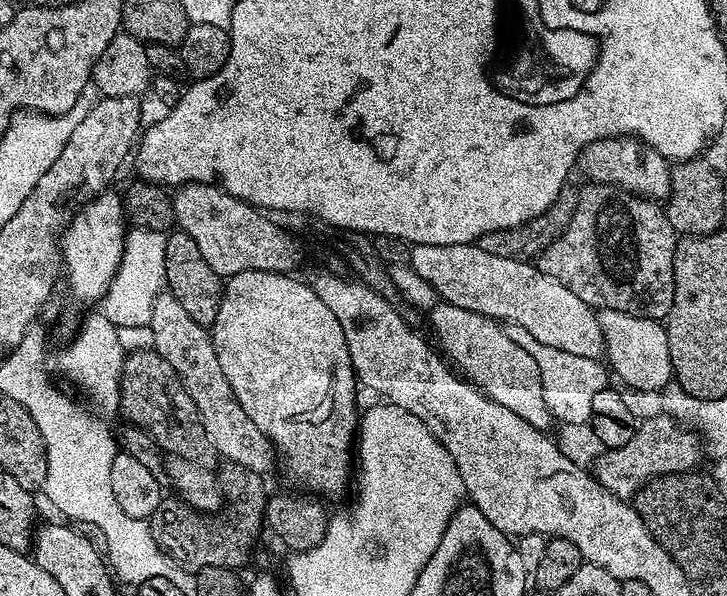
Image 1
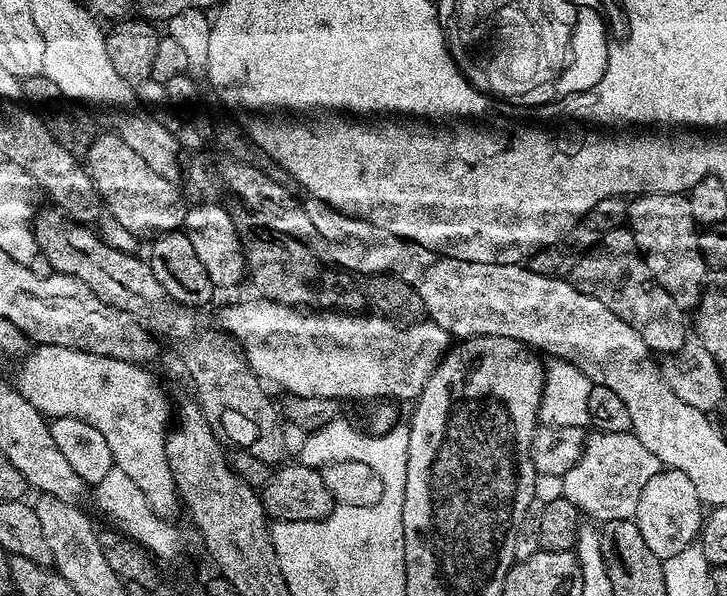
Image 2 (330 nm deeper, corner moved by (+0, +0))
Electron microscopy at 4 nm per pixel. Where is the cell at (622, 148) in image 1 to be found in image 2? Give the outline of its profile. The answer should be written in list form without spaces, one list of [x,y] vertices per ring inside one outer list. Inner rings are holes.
[[[646,192],[643,196],[634,196],[628,200],[627,227],[634,234],[634,242],[644,255],[650,274],[685,310],[695,309],[704,293],[704,282],[710,275],[710,269],[704,263],[700,249],[698,225],[694,214],[690,214],[690,202],[687,195],[674,192]]]

